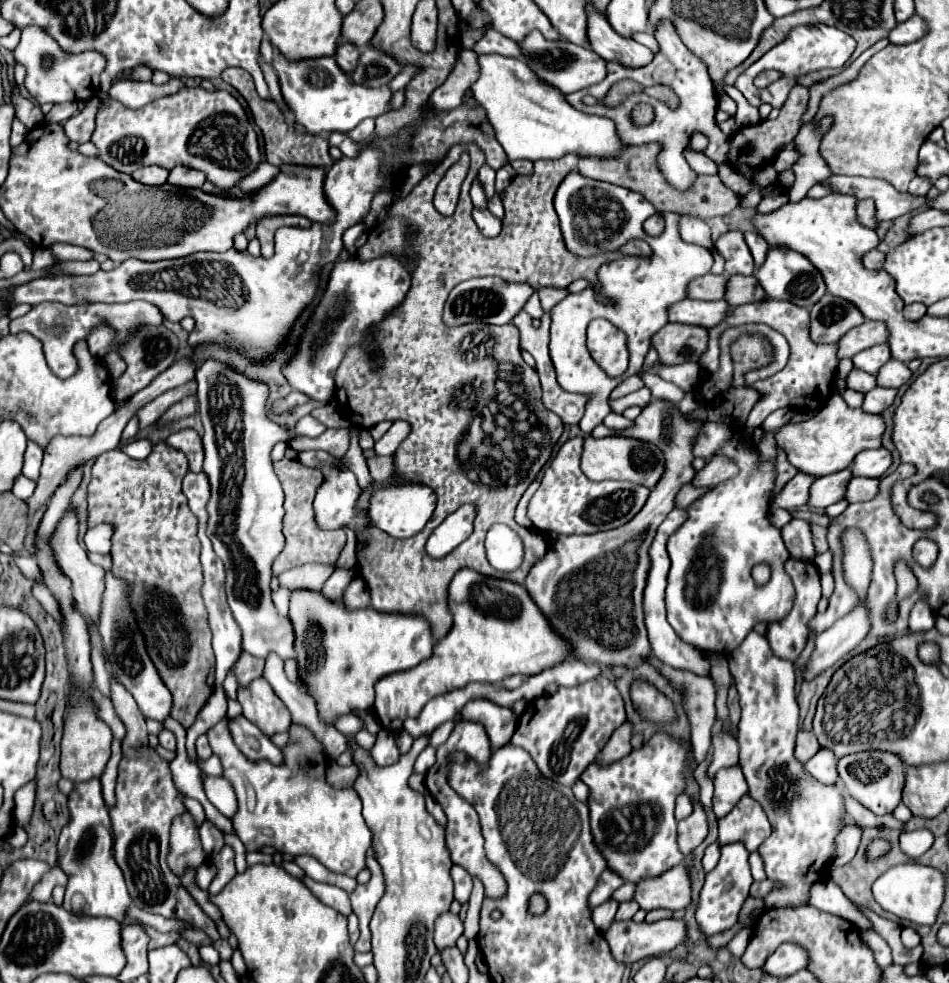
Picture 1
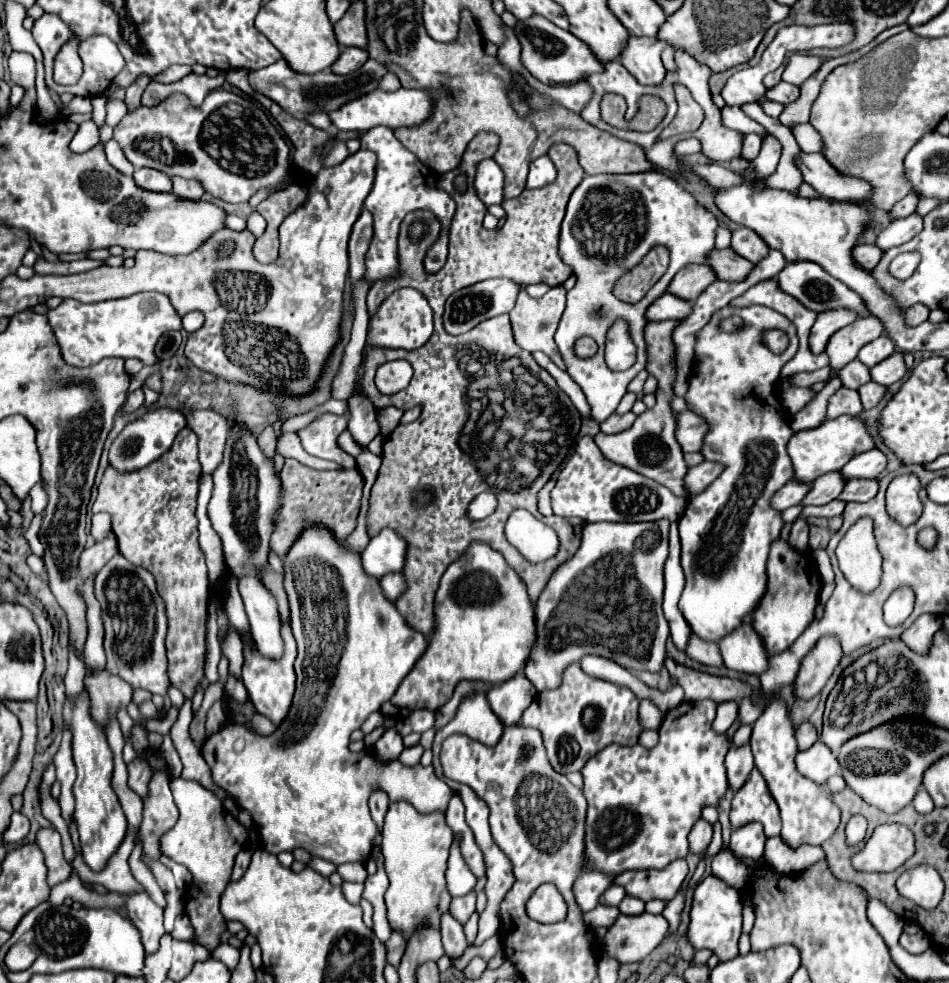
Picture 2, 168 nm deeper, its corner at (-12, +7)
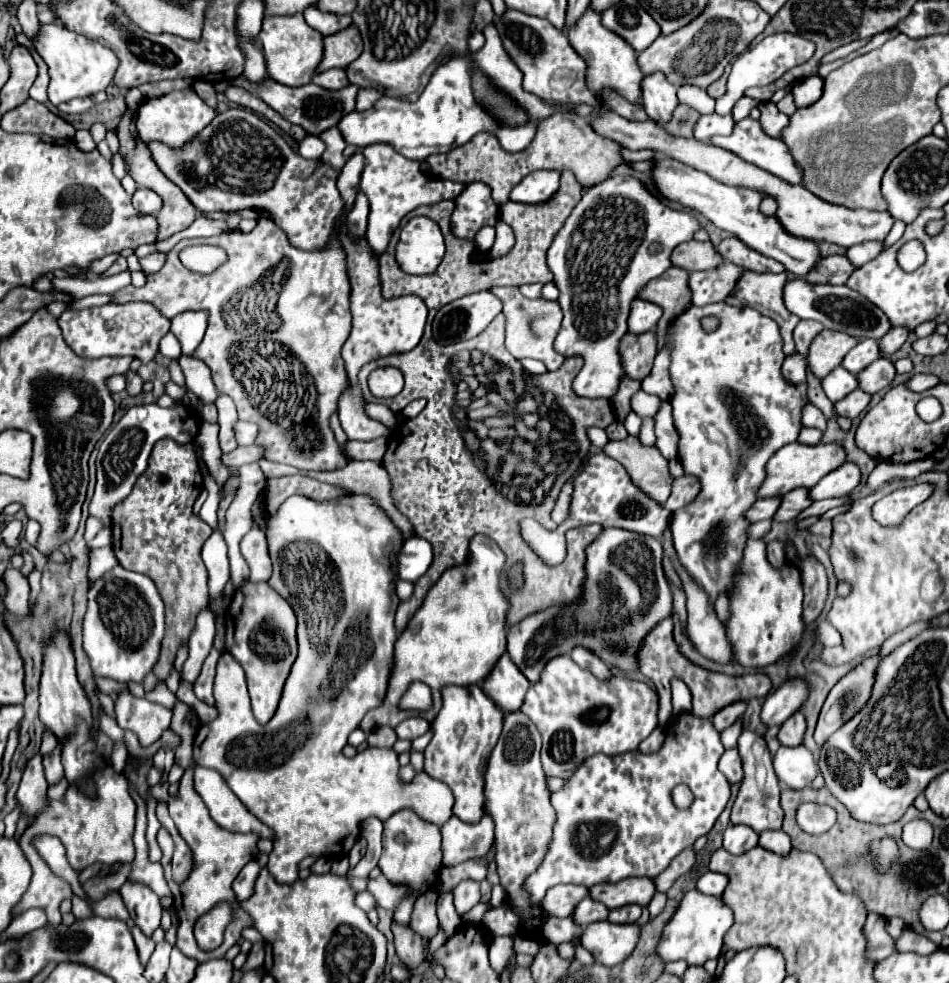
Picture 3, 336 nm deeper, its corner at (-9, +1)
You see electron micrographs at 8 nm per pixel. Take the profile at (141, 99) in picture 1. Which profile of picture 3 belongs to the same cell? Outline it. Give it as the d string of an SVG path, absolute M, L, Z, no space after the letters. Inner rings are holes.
M193 88L173 90L161 98L147 98L145 102L141 102L141 106L137 108L137 130L145 144L151 140L159 140L169 146L183 146L185 142L189 142L189 138L199 134L215 114L217 112L207 106Z

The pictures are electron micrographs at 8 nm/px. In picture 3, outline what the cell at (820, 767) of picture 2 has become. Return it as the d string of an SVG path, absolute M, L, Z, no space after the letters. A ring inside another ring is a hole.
M781 746L773 756L773 768L779 782L793 790L803 790L811 786L811 782L819 774L817 760L813 752L807 750L805 746L797 746L797 748Z

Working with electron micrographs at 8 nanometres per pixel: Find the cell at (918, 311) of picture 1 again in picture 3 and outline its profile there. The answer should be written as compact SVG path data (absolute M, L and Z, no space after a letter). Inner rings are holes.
M895 326L893 330L889 330L879 340L881 354L893 354L893 352L897 352L903 346L903 342L907 340L907 336L909 336L909 328L905 328L905 326Z

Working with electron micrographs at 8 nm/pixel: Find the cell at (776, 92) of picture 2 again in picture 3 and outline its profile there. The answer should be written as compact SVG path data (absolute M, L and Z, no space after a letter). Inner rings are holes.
M819 76L813 78L803 78L799 82L795 82L791 94L795 100L795 106L811 106L823 92L823 80Z

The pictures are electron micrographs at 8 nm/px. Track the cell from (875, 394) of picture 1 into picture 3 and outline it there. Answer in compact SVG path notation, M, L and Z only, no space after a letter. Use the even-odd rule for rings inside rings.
M861 388L853 390L849 396L845 396L841 402L835 404L837 414L839 416L847 416L847 418L857 418L871 402L871 396L867 392L863 392Z

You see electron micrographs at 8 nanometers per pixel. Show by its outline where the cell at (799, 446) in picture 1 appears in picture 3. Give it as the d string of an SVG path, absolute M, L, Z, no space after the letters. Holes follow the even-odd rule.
M791 442L787 446L783 446L771 460L769 460L769 474L765 478L765 486L761 486L761 494L759 498L767 498L767 496L783 496L795 488L813 488L823 476L827 476L829 472L837 470L839 466L845 464L847 452L843 446L831 442L831 444L815 444L815 446L807 446L807 444L799 444L799 442Z

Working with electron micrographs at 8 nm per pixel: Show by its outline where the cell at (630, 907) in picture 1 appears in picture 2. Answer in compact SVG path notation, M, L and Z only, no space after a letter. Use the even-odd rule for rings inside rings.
M624 896L624 900L618 904L618 910L620 914L642 914L644 912L644 902L638 900L638 898L632 898L632 896Z

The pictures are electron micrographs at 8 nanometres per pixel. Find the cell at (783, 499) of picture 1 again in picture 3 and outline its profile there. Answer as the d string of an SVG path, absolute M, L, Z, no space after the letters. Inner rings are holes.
M777 496L777 498L761 498L759 502L753 504L753 510L749 510L749 518L751 518L751 522L769 520L769 518L775 516L779 506L781 506L781 496Z

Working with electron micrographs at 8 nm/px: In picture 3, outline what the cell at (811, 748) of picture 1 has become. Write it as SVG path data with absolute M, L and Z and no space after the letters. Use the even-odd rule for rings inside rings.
M797 712L793 714L779 730L779 742L783 746L789 746L789 748L795 748L795 746L801 746L803 744L803 736L805 736L805 730L807 730L807 724L805 724L805 716L803 712Z

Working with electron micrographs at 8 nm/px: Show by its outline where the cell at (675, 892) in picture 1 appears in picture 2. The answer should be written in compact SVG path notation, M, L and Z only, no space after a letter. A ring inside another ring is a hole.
M674 860L662 870L626 870L612 882L622 886L628 896L648 900L672 900L688 874L686 860Z

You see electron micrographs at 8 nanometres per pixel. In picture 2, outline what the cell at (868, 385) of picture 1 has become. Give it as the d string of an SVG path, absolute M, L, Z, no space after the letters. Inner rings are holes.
M852 360L850 364L846 364L846 368L842 368L838 372L842 386L850 388L850 390L858 390L862 384L870 382L870 368L864 366L860 360Z

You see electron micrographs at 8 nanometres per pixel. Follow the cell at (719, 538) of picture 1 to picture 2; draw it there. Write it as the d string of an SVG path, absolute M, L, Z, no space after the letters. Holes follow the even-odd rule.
M766 306L720 308L696 334L694 368L684 400L688 404L688 410L708 422L708 434L704 436L700 454L704 456L704 460L722 462L724 470L718 480L714 480L714 484L710 484L704 492L688 498L684 516L678 522L682 568L686 574L686 588L678 606L692 632L704 640L718 642L724 634L738 628L742 624L742 616L748 616L758 606L766 590L766 560L770 542L780 536L780 530L784 526L780 512L770 506L770 498L780 486L784 486L792 478L792 462L788 458L786 444L794 430L786 420L786 412L782 408L776 386L780 382L782 366L796 354L796 350L798 338L794 324L786 316ZM732 314L738 314L744 326L738 332L720 330L720 320ZM764 330L784 330L790 340L786 352L774 354L762 340Z

